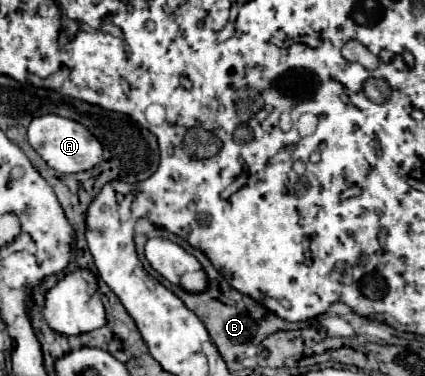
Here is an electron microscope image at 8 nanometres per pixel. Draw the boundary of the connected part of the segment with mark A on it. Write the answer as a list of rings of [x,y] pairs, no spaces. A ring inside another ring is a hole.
[[[61,115],[35,117],[29,123],[27,137],[31,147],[43,157],[43,161],[59,173],[81,173],[93,169],[93,165],[97,165],[97,161],[101,161],[103,157],[103,149],[97,137],[93,137],[93,133],[89,133],[89,129],[79,121],[69,121]]]

